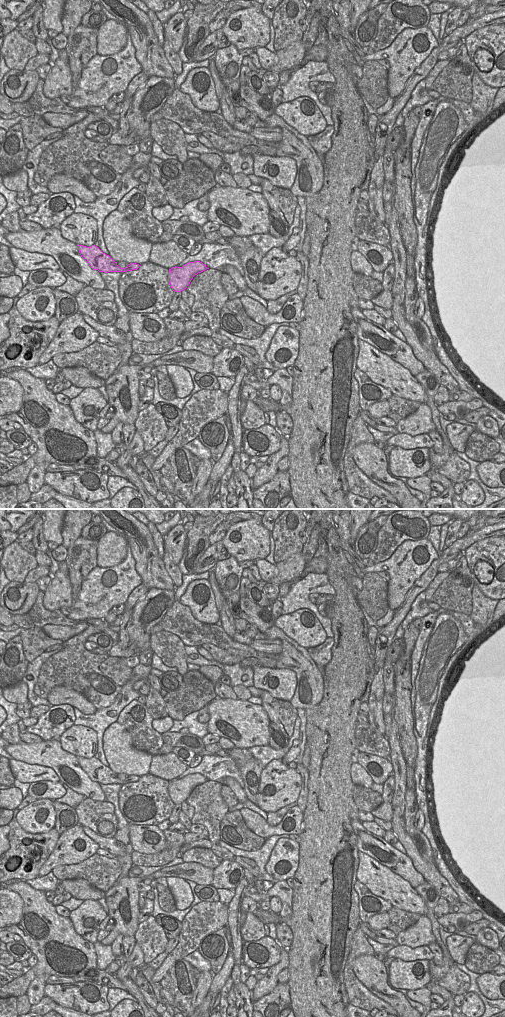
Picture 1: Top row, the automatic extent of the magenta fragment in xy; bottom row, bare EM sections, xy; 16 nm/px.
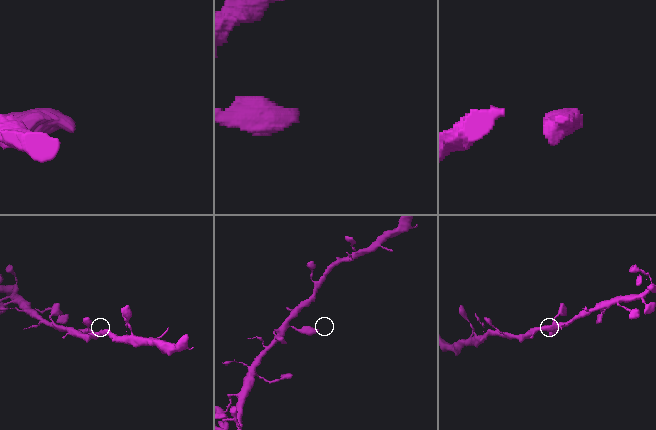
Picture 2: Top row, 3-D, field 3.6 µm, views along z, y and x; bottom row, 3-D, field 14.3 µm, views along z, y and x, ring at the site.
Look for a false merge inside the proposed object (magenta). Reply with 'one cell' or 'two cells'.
one cell

